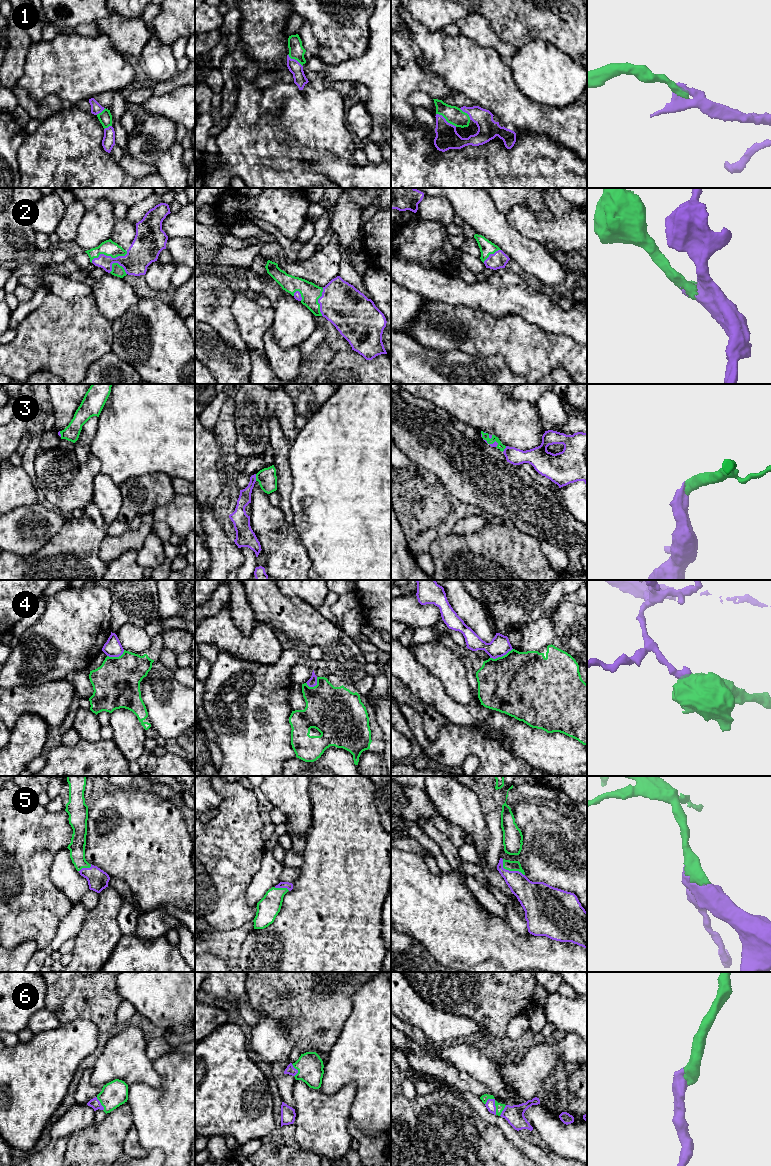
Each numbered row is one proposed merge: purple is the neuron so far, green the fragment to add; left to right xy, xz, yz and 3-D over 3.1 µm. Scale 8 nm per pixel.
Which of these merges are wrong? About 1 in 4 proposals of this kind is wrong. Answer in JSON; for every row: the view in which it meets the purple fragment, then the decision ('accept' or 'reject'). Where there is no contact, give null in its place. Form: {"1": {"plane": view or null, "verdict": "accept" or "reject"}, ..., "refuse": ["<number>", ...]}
{"1": {"plane": "yz", "verdict": "accept"}, "2": {"plane": "xy", "verdict": "accept"}, "3": {"plane": "xz", "verdict": "accept"}, "4": {"plane": "yz", "verdict": "reject"}, "5": {"plane": "yz", "verdict": "accept"}, "6": {"plane": "yz", "verdict": "accept"}, "refuse": ["4"]}

